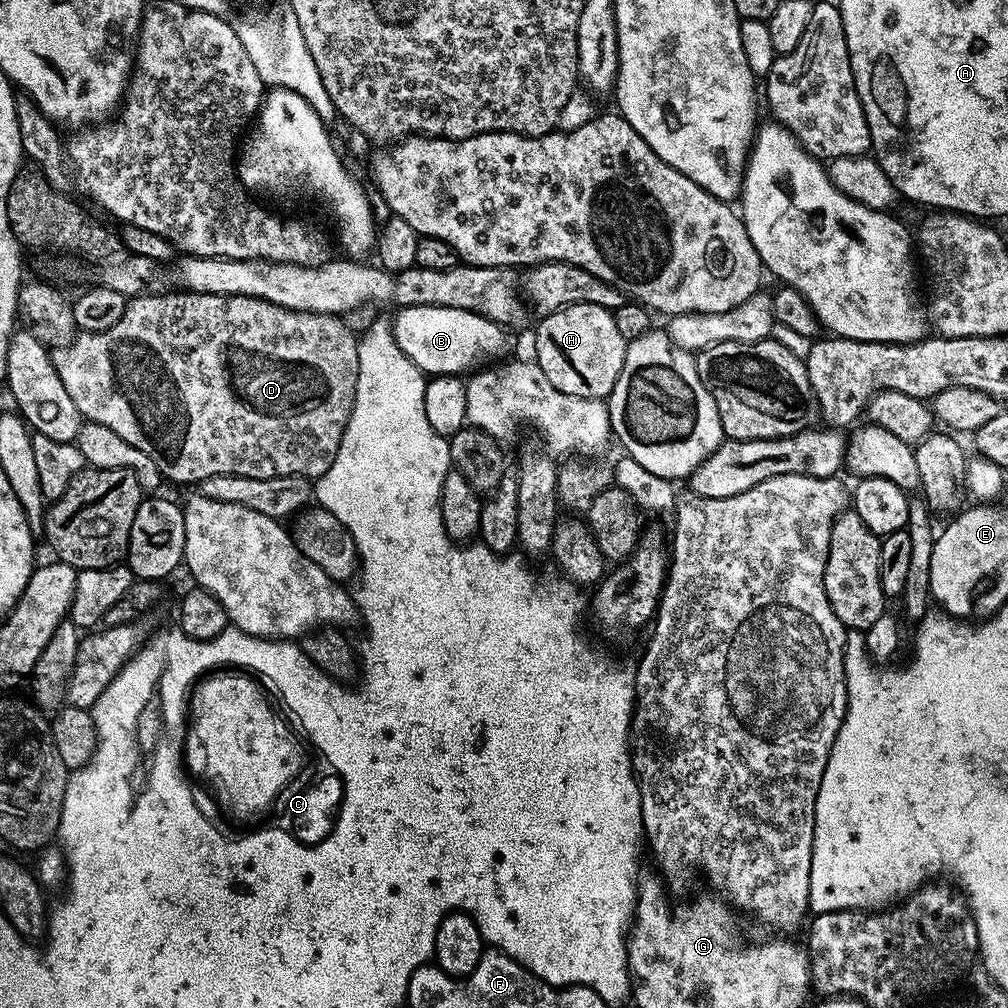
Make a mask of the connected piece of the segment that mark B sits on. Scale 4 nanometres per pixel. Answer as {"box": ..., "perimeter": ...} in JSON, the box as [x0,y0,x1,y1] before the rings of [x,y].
{"box":[391,306,513,377],"perimeter":[[[410,306],[400,308],[395,320],[391,321],[392,333],[406,358],[414,362],[421,372],[429,377],[433,376],[460,376],[471,373],[473,370],[483,369],[485,366],[504,362],[513,355],[512,340],[508,337],[509,329],[505,325],[486,318],[481,312],[471,312],[450,306]]]}

